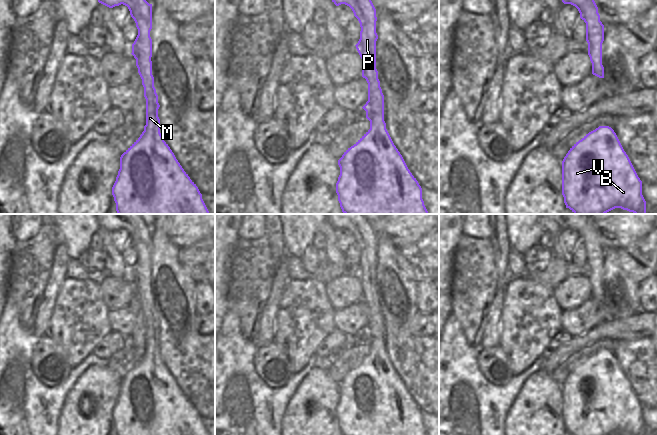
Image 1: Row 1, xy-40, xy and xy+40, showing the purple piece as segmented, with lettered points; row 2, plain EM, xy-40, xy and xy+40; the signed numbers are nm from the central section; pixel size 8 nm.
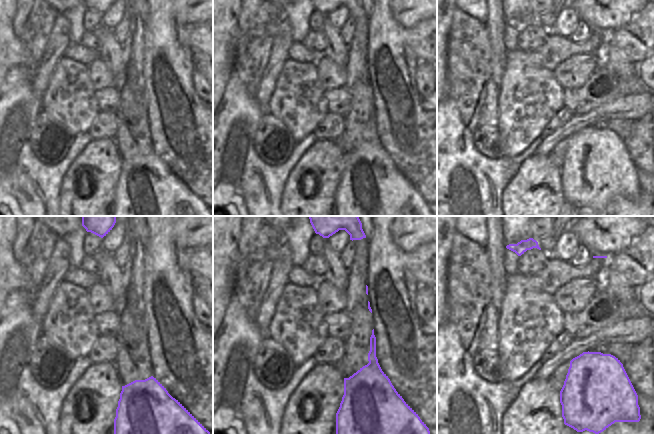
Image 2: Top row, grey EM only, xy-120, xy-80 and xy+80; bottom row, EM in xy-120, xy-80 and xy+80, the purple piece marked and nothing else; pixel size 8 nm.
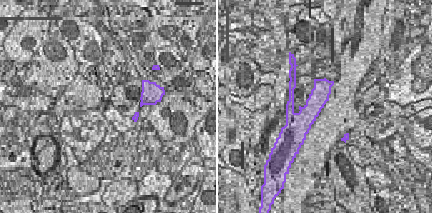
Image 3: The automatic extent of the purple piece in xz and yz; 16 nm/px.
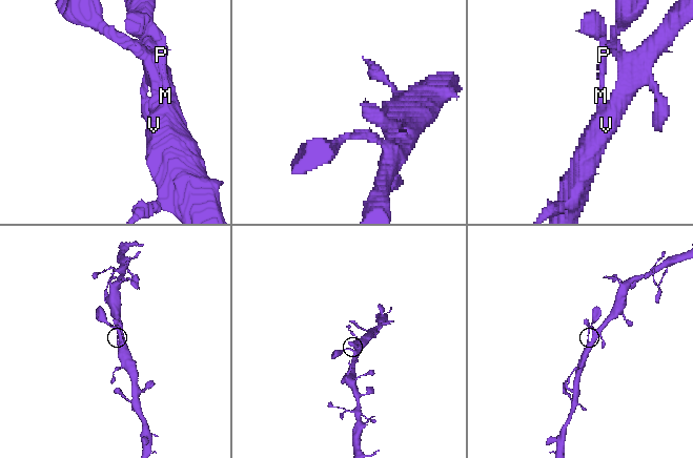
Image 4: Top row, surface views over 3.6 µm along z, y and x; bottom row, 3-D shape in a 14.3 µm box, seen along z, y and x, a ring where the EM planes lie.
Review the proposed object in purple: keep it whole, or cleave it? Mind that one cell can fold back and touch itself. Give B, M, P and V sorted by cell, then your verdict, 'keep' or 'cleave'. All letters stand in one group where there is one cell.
groups B M P V; keep

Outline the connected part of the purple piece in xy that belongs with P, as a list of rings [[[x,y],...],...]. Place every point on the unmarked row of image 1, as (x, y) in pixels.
[[[326,214],[326,220],[336,230],[349,230],[360,247],[360,263],[355,270],[362,283],[362,301],[368,307],[368,325],[362,332],[370,345],[370,353],[338,384],[340,399],[336,417],[340,431],[342,435],[427,435],[422,423],[422,412],[386,353],[384,319],[376,293],[376,233],[362,214]]]

